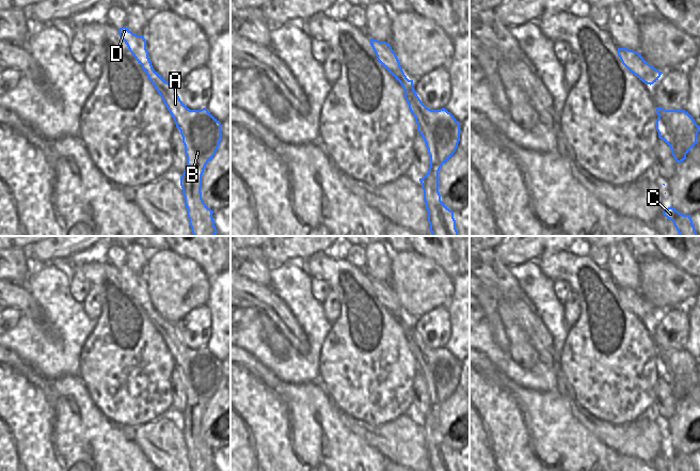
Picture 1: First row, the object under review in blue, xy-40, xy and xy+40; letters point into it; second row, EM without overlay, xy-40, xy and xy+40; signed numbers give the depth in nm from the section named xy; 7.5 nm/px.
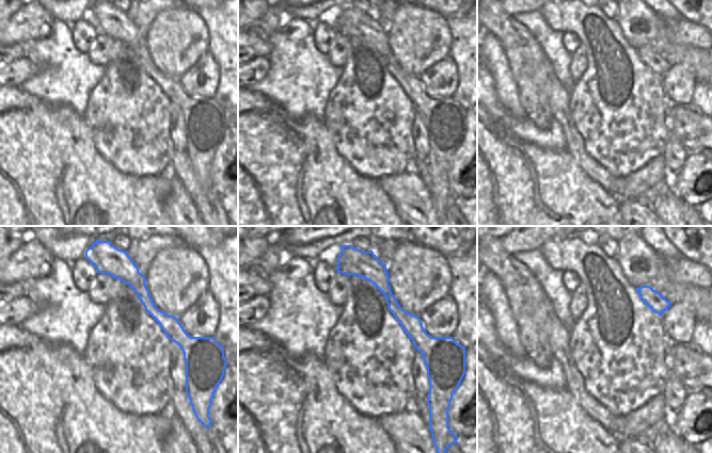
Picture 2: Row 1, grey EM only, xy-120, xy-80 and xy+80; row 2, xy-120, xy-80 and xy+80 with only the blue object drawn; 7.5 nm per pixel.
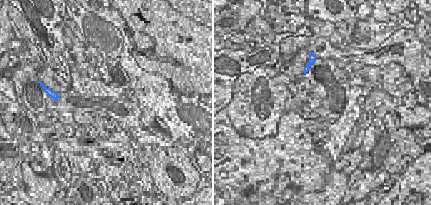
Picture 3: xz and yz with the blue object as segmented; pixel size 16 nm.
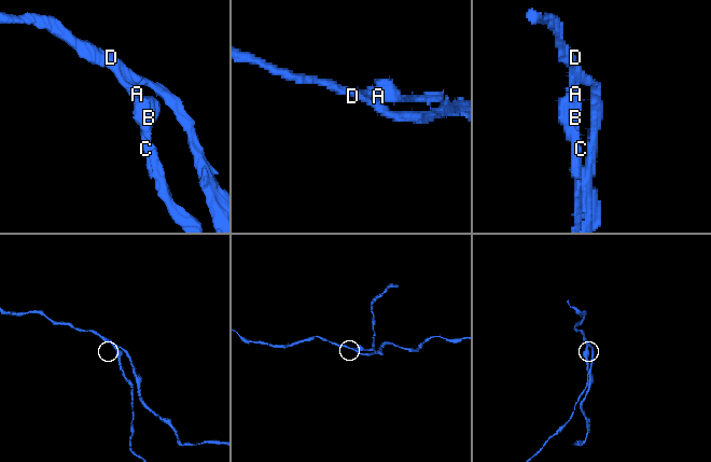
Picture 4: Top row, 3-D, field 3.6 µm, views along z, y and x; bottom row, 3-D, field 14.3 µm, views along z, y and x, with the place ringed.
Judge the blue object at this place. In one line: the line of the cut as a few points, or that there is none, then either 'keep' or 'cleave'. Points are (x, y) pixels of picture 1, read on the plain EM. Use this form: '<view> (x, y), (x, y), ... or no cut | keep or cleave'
xy (383, 304), (397, 316), (408, 318) | cleave

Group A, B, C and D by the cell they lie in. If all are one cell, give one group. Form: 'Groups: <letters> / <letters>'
Groups: A B C / D

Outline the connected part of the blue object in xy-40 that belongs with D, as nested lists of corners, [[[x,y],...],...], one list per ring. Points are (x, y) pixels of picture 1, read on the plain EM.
[[[126,266],[120,267],[118,273],[138,302],[141,304],[152,304],[152,301],[148,297],[148,291],[146,288],[146,280],[144,274],[137,274]]]

